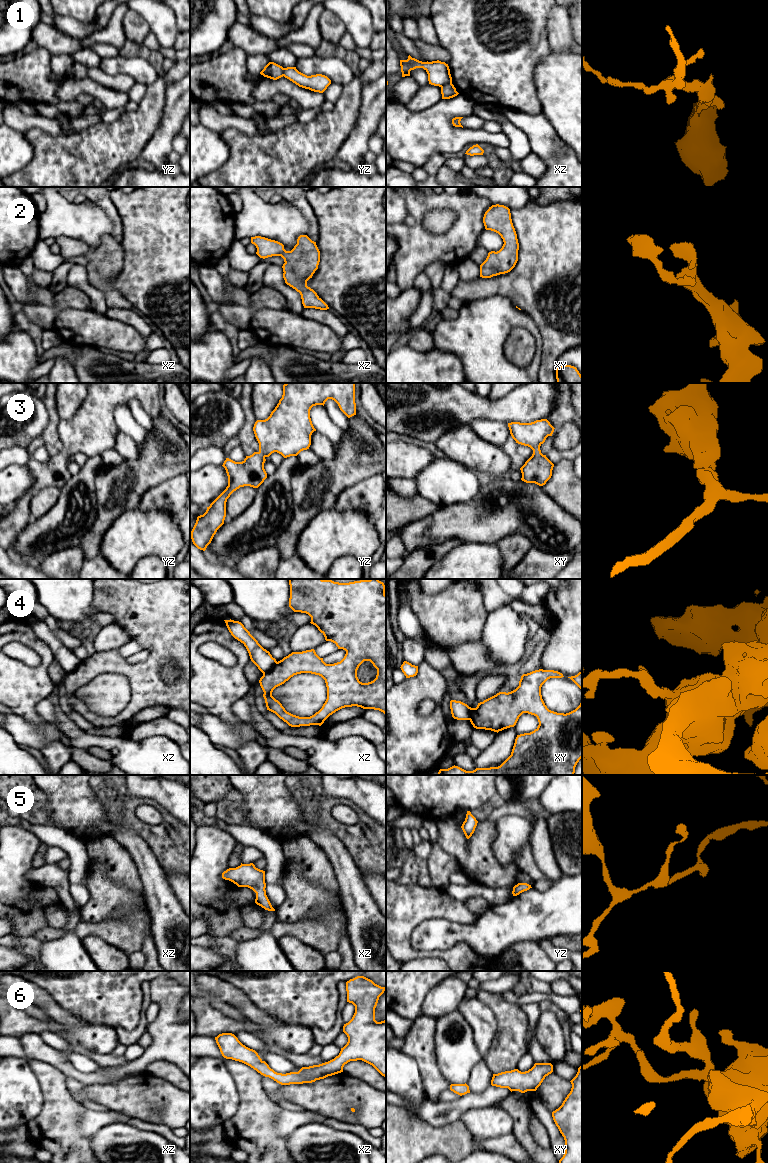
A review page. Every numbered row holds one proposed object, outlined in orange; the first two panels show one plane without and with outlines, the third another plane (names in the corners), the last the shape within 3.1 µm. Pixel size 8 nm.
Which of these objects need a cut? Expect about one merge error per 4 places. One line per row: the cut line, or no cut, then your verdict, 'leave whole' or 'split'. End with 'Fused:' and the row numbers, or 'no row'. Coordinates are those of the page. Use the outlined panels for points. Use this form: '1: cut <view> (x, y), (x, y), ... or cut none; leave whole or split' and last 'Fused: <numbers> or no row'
1: cut xz (451, 82), (445, 83), (441, 87); split
2: cut none; leave whole
3: cut none; leave whole
4: cut xz (277, 662), (263, 674); split
5: cut none; leave whole
6: cut none; leave whole
Fused: 1, 4

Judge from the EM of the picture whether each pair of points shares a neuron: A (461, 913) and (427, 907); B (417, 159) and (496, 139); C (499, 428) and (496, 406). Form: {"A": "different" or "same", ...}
{"A": "same", "B": "same", "C": "different"}

